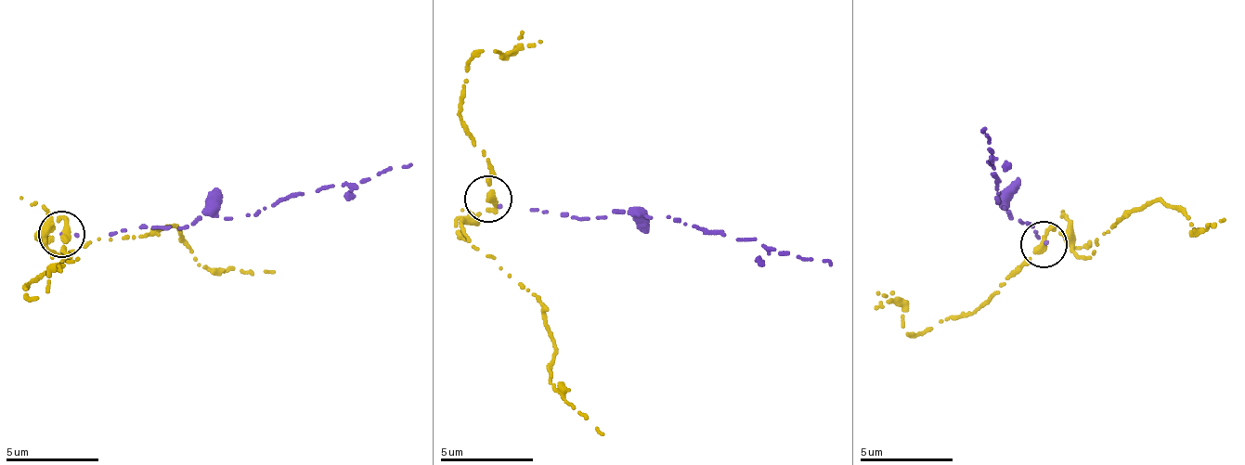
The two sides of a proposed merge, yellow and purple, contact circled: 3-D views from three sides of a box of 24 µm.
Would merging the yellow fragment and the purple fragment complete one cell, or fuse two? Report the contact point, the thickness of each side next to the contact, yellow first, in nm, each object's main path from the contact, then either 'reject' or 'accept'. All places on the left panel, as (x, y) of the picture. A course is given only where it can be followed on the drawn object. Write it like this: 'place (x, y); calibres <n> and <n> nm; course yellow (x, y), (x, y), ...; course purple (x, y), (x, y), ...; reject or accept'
place (61, 234); calibres 280 and 140 nm; course yellow (60, 233), (64, 220), (51, 221), (46, 241), (58, 253), (168, 226), (204, 266), (276, 270); course purple (60, 233), (151, 226), (182, 229), (210, 213), (252, 215), (288, 198), (410, 163); reject

